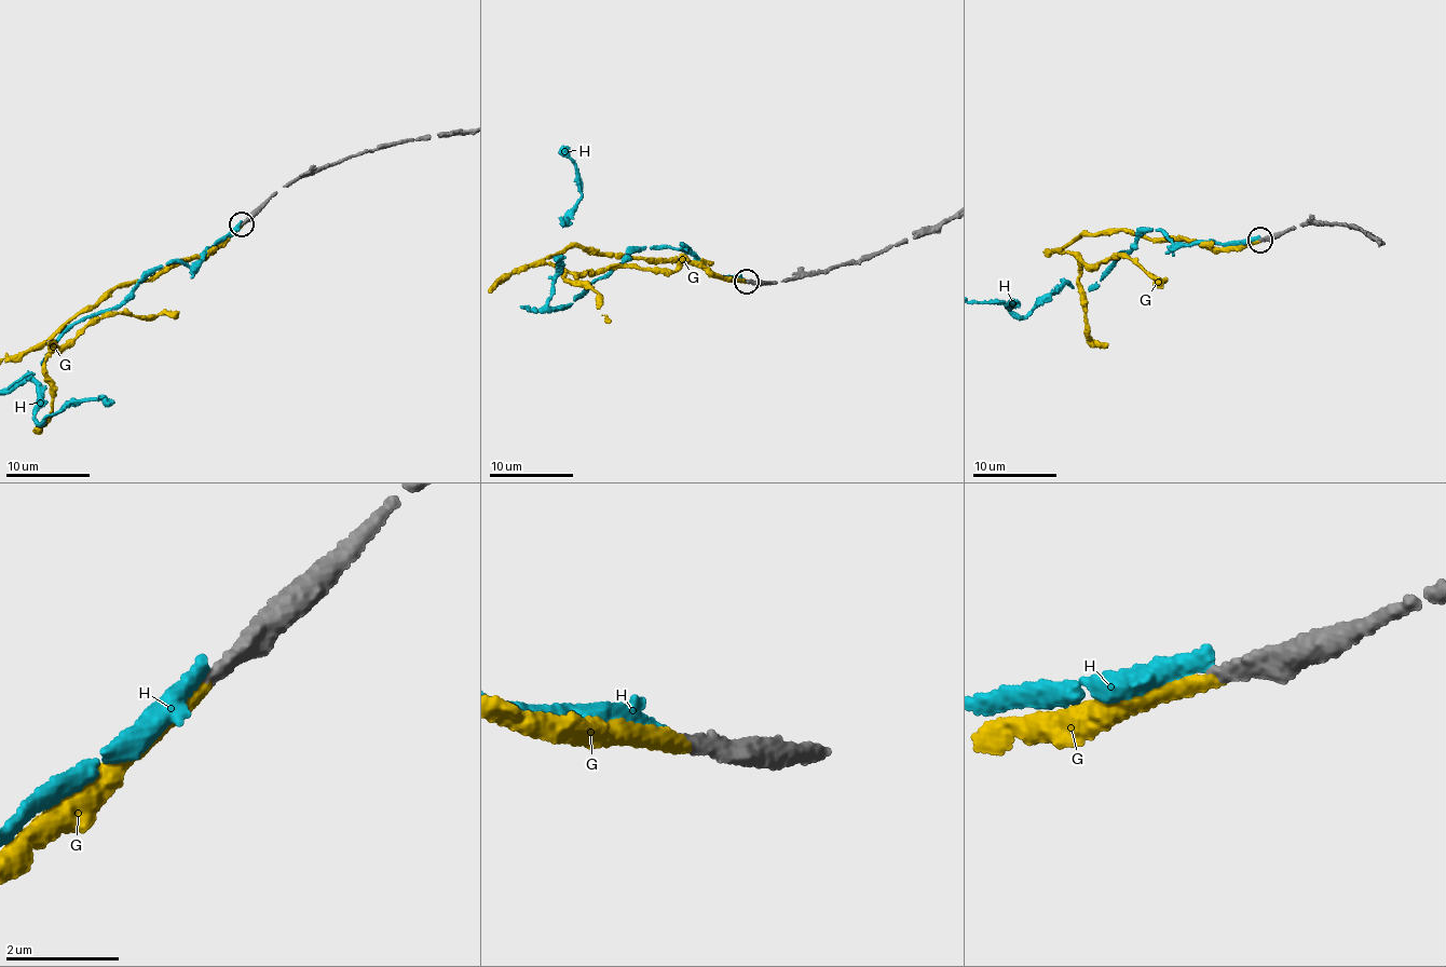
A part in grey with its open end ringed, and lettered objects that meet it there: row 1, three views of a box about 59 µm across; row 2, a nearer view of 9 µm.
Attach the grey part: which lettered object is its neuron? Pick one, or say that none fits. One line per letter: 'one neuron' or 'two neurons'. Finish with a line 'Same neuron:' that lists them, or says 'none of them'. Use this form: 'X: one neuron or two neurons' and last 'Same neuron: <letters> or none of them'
G: one neuron
H: two neurons
Same neuron: G

